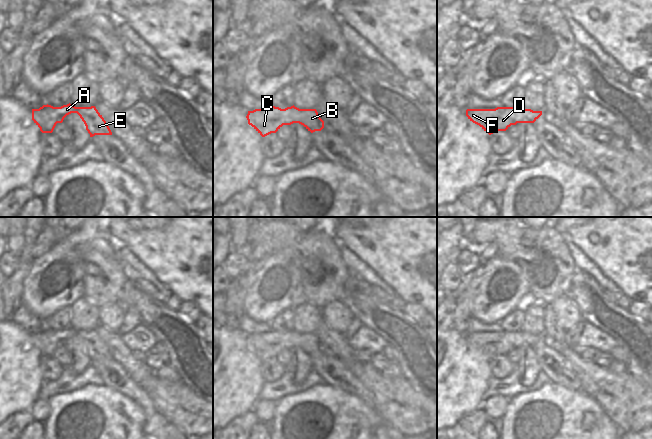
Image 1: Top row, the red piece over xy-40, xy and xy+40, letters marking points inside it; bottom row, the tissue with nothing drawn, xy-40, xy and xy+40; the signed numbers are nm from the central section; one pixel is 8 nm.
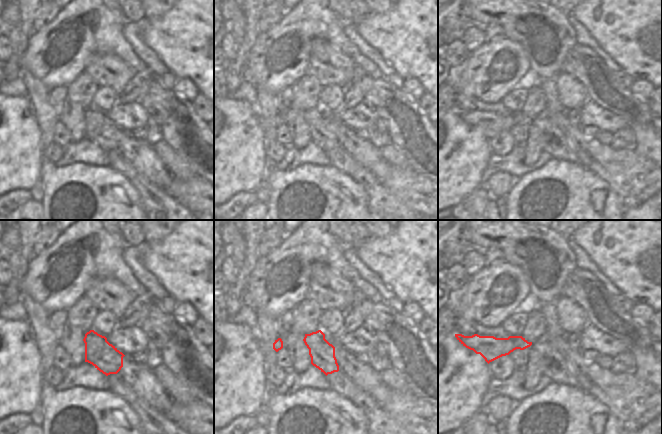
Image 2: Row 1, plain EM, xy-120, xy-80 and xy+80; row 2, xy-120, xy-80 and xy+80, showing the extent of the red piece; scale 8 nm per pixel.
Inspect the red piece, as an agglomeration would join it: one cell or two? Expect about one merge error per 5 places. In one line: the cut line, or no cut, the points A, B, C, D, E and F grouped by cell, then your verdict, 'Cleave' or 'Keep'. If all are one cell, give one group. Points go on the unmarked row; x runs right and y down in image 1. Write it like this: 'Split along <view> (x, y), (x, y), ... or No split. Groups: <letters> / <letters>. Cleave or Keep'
No split. Groups: A B C D E F. Keep

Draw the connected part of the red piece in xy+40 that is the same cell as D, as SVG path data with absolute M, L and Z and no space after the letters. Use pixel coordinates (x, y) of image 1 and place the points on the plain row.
M497 331L495 333L467 333L466 340L479 349L489 359L497 355L506 355L517 347L534 347L542 335L533 335L523 331Z

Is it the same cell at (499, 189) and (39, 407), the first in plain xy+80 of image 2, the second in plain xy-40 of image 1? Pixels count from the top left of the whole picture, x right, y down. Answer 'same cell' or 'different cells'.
same cell

